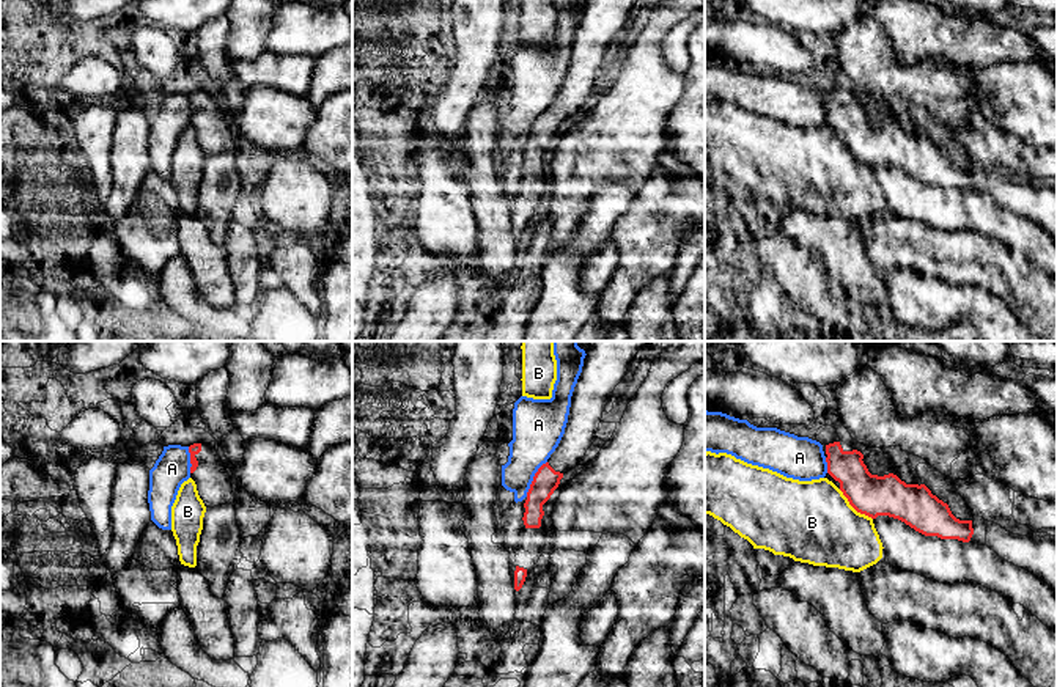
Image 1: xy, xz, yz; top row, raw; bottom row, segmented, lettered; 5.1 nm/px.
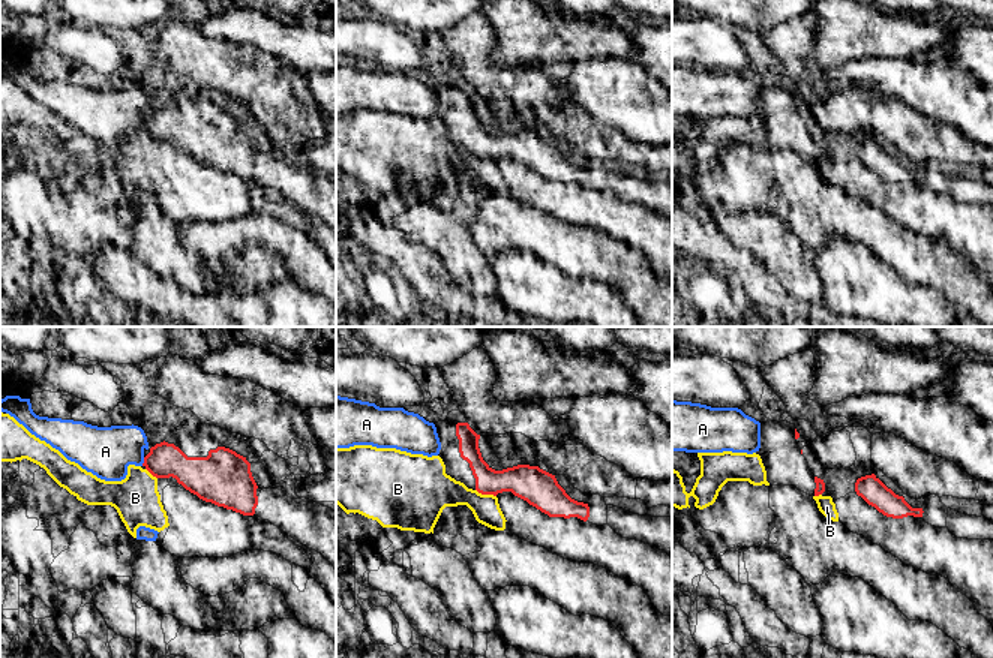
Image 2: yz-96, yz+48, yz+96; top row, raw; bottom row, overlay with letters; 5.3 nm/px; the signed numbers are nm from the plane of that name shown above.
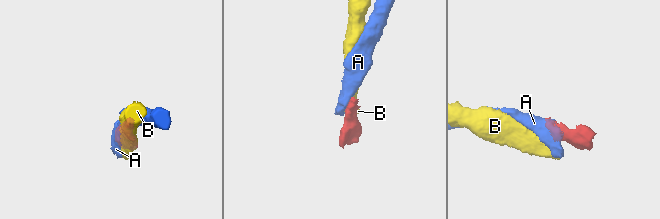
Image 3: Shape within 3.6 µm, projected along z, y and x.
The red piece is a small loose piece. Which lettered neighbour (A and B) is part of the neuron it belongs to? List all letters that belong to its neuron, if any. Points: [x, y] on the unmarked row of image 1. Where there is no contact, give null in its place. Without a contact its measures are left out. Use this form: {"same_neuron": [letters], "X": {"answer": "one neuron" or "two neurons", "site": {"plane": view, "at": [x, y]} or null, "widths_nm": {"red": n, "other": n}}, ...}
{"same_neuron": [], "A": {"answer": "two neurons", "site": {"plane": "xz", "at": [534, 126]}, "widths_nm": {"red": 140, "other": 260}}, "B": {"answer": "two neurons", "site": {"plane": "yz", "at": [854, 156]}, "widths_nm": {"red": 220, "other": 420}}}

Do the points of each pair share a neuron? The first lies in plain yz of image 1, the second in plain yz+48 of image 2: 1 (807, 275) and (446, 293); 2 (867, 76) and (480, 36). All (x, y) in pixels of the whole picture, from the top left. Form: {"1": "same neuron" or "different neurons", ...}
{"1": "same neuron", "2": "same neuron"}

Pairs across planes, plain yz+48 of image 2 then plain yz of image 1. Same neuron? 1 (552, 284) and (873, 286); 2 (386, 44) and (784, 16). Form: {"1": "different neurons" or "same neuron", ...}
{"1": "different neurons", "2": "different neurons"}

